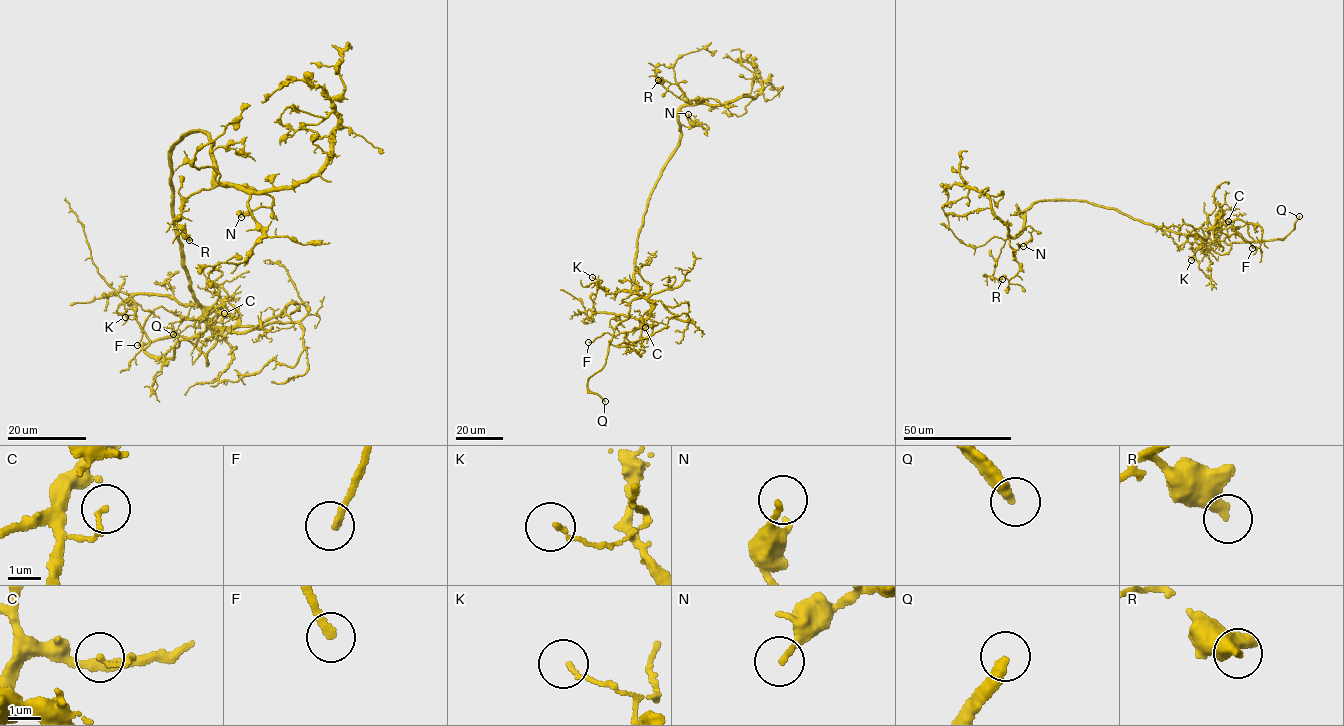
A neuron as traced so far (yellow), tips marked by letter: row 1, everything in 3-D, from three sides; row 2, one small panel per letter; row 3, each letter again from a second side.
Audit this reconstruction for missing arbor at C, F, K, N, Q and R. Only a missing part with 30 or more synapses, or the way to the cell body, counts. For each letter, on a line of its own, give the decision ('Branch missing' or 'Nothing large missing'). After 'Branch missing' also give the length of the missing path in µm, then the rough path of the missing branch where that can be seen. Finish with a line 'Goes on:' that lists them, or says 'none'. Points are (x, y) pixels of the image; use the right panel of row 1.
C: Nothing large missing
F: Nothing large missing
K: Nothing large missing
N: Nothing large missing
Q: Branch missing. Missing length about 15 µm
R: Nothing large missing
Goes on: Q

